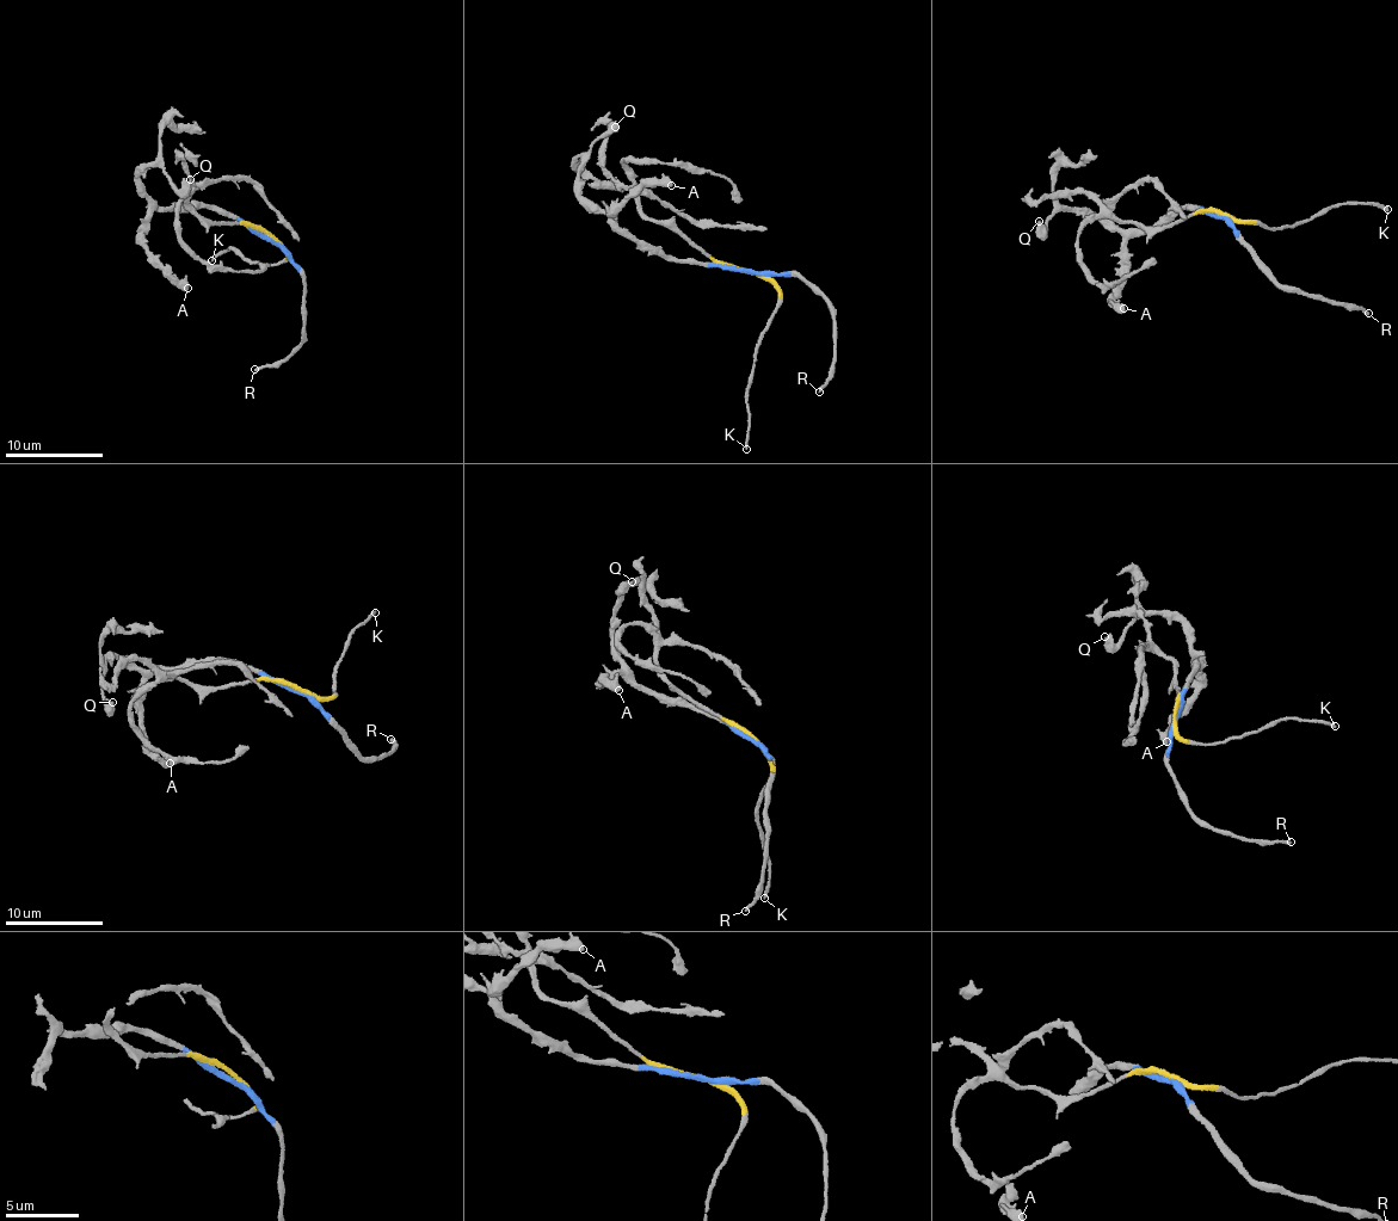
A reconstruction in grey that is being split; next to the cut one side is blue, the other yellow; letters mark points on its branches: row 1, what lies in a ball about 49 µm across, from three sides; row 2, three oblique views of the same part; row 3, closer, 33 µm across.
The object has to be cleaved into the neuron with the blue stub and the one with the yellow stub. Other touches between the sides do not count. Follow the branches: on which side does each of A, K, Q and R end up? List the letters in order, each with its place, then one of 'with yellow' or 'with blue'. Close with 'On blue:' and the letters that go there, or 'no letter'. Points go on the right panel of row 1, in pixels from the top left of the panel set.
A: place (1124, 308); with blue
K: place (1387, 209); with yellow
Q: place (1039, 221); with blue
R: place (1368, 313); with blue
On blue: A, Q, R

